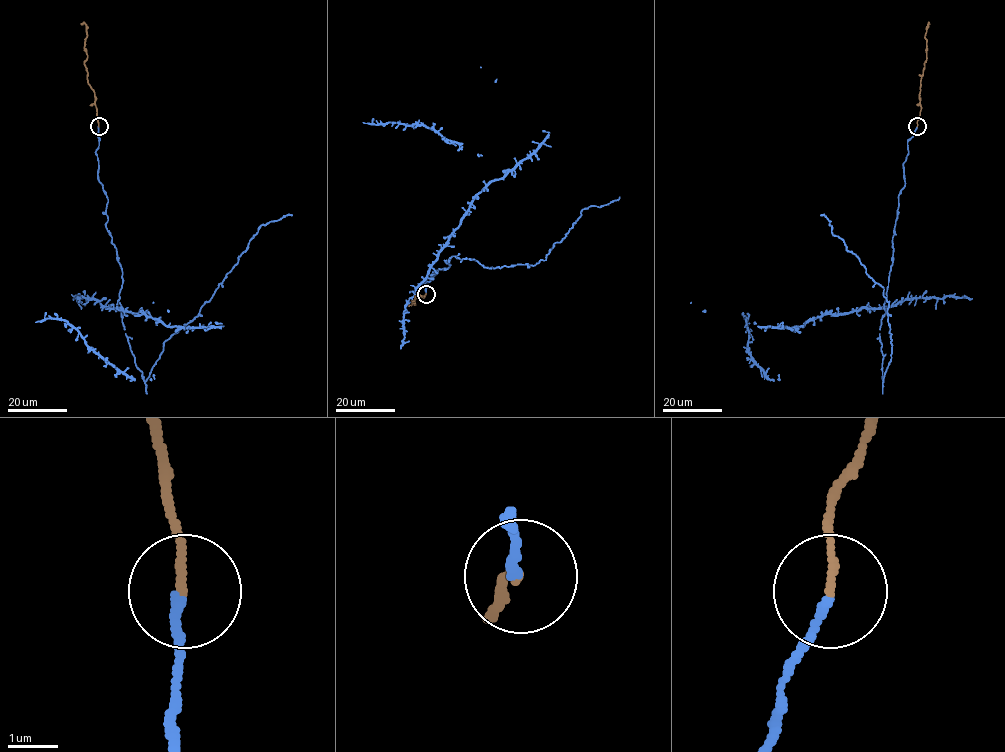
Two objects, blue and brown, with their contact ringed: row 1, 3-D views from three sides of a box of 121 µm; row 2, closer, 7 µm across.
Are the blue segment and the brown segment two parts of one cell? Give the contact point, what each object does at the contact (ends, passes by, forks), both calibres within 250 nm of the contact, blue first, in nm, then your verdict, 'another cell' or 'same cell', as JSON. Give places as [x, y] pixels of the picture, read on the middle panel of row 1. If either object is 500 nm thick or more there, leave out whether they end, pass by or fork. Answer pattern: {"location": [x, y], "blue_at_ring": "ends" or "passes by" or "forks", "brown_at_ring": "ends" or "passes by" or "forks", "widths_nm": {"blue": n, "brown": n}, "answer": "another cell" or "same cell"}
{"location": [426, 294], "blue_at_ring": "ends", "brown_at_ring": "ends", "widths_nm": {"blue": 180, "brown": 150}, "answer": "same cell"}

